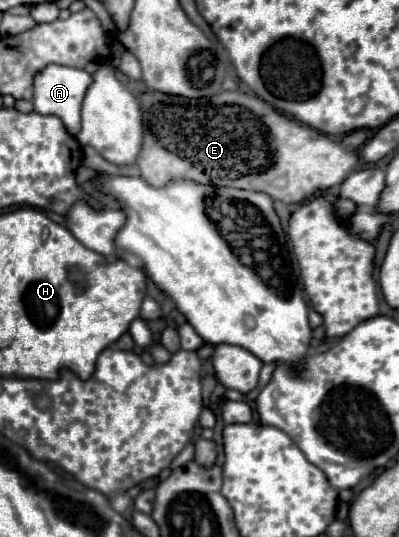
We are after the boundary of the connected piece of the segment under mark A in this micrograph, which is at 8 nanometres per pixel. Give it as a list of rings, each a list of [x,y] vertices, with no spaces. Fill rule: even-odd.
[[[50,64],[46,66],[40,74],[36,74],[34,78],[34,110],[38,114],[52,114],[58,116],[64,126],[68,128],[68,132],[72,136],[76,136],[80,132],[82,126],[82,116],[80,116],[80,108],[82,108],[82,100],[86,96],[86,90],[92,84],[92,74],[88,74],[86,70],[80,68],[70,68],[70,66],[58,66],[58,64]]]

